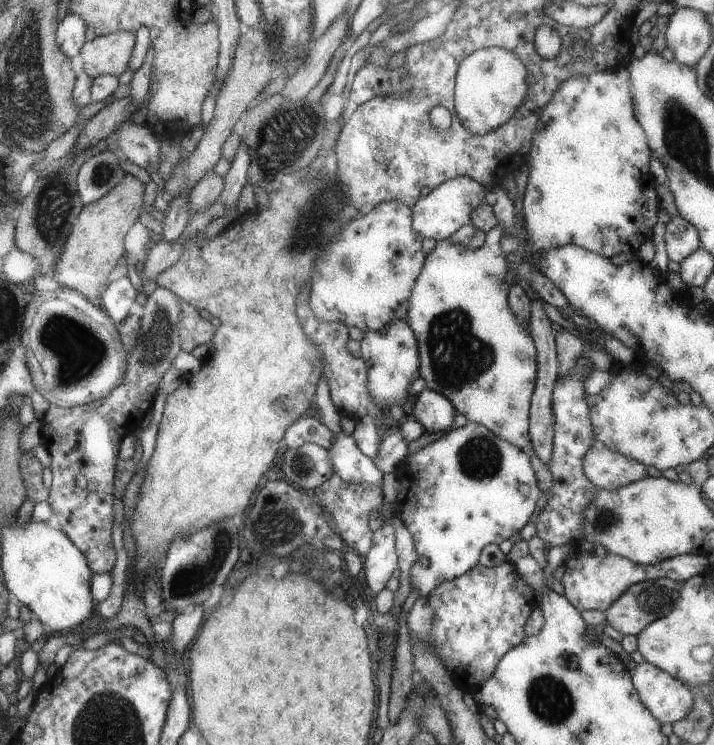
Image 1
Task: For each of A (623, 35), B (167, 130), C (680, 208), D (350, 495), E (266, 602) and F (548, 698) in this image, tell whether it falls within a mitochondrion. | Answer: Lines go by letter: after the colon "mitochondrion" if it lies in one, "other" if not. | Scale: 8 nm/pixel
A: other
B: other
C: other
D: other
E: other
F: mitochondrion

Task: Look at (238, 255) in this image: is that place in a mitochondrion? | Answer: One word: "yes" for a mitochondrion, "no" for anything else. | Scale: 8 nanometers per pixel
no

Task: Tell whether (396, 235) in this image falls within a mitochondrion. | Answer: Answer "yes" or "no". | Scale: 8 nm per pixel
no

